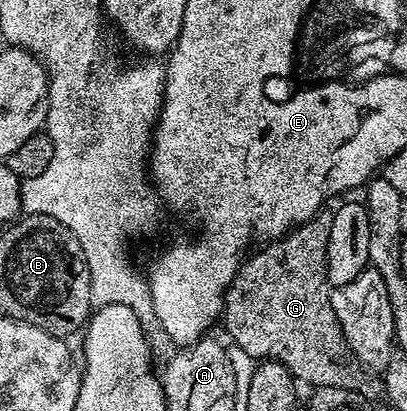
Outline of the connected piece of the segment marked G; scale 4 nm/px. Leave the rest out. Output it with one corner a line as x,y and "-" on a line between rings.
320,211
313,219
292,228
286,236
264,243
260,252
252,251
227,287
221,324
227,327
241,351
259,356
255,358
277,359
292,376
304,376
315,388
340,384
371,394
375,382
377,386
376,377
374,380
366,376
371,374
353,362
343,327
331,305
327,247
334,217
334,211

